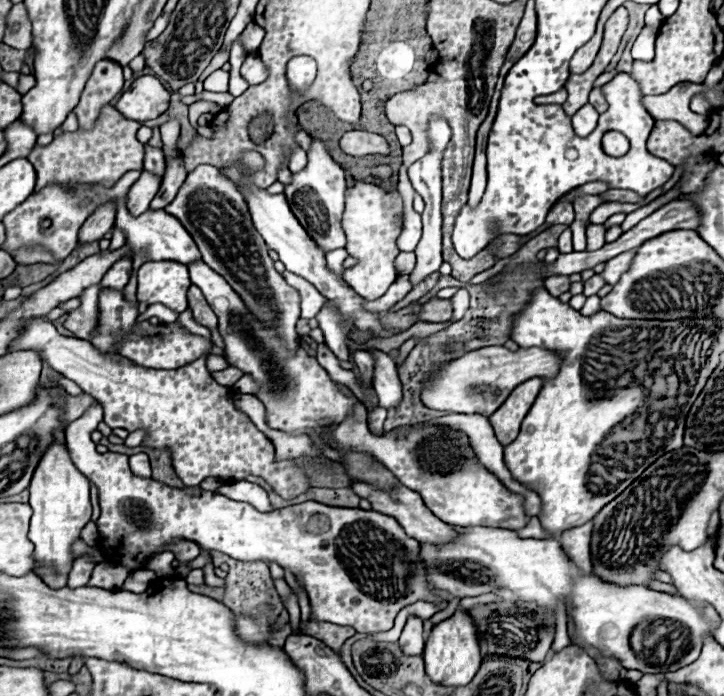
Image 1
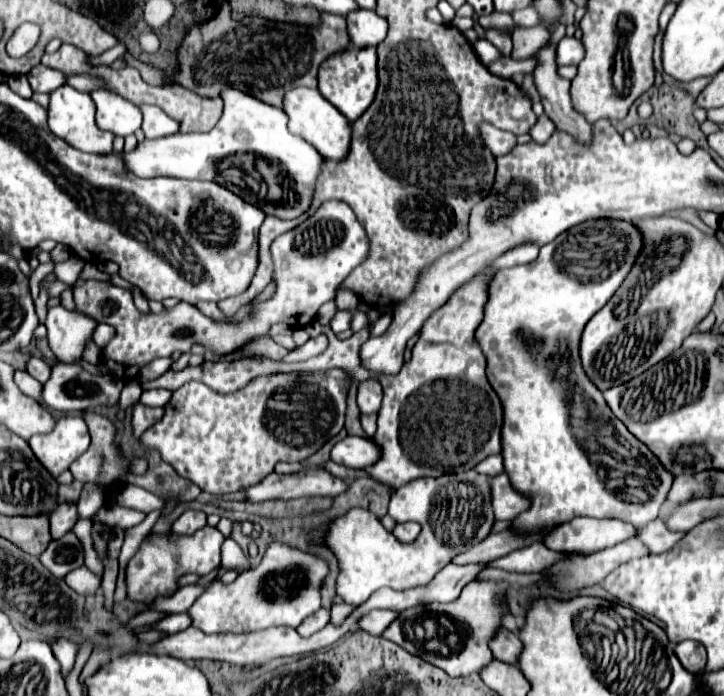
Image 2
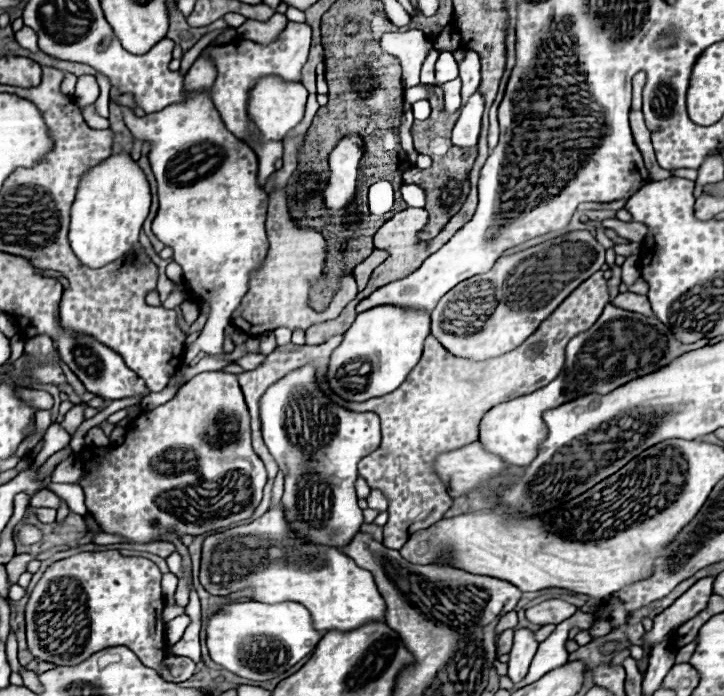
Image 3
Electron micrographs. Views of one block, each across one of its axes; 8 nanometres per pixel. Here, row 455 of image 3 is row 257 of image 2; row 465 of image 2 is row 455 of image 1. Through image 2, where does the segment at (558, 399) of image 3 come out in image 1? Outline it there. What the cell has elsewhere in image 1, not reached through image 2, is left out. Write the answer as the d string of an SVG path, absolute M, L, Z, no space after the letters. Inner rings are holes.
M356 400L352 414L346 416L342 424L338 424L334 438L342 446L354 446L376 456L406 488L418 492L424 504L446 524L518 530L530 520L530 516L524 514L522 496L512 494L490 470L478 462L468 436L460 430L438 430L436 424L420 422L394 428L382 436L374 436L366 424L366 408Z

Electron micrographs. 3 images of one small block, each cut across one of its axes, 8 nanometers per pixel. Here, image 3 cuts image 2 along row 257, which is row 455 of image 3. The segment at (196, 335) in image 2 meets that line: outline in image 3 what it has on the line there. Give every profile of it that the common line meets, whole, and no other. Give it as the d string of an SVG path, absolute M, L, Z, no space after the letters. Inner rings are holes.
M312 366L298 368L278 380L266 390L260 400L260 418L264 442L284 472L284 496L282 508L284 518L290 520L290 528L306 542L326 546L326 548L344 548L360 532L362 510L358 508L356 498L356 478L358 462L380 446L380 420L370 412L350 412L332 404L316 384L316 370Z

